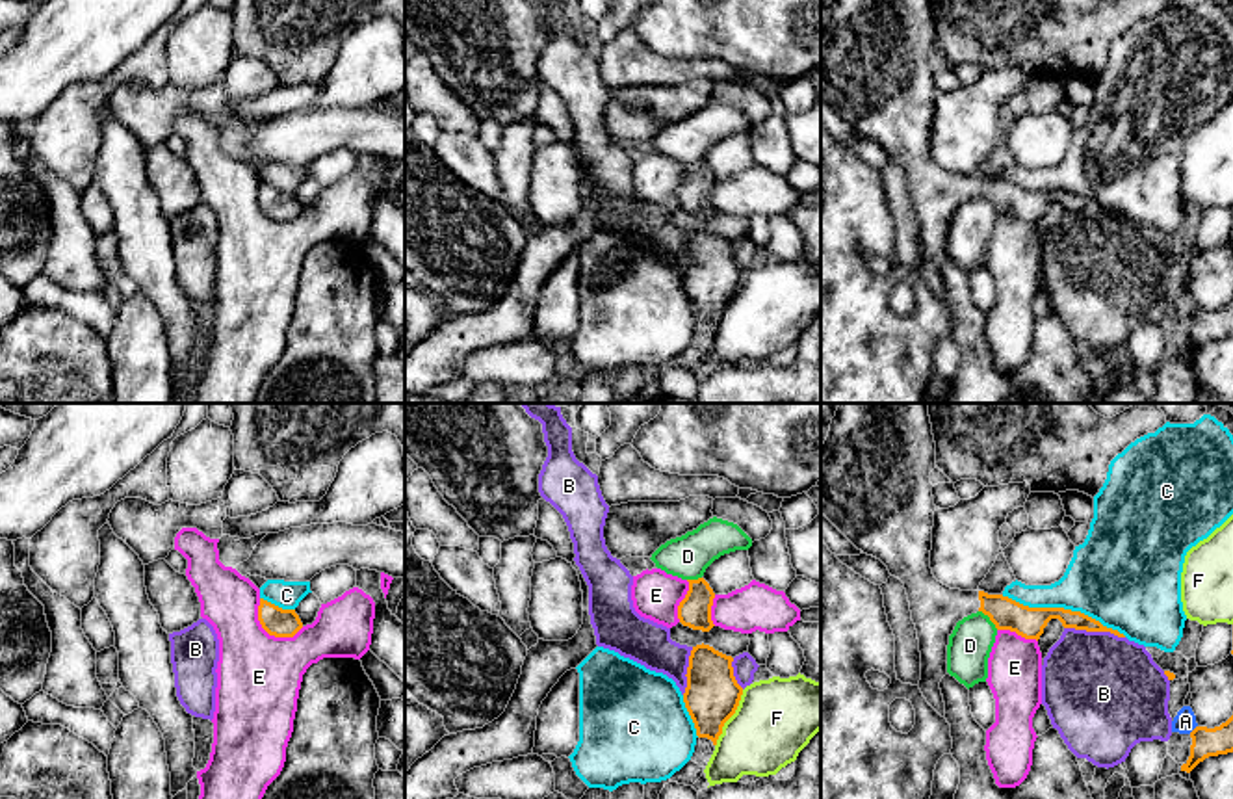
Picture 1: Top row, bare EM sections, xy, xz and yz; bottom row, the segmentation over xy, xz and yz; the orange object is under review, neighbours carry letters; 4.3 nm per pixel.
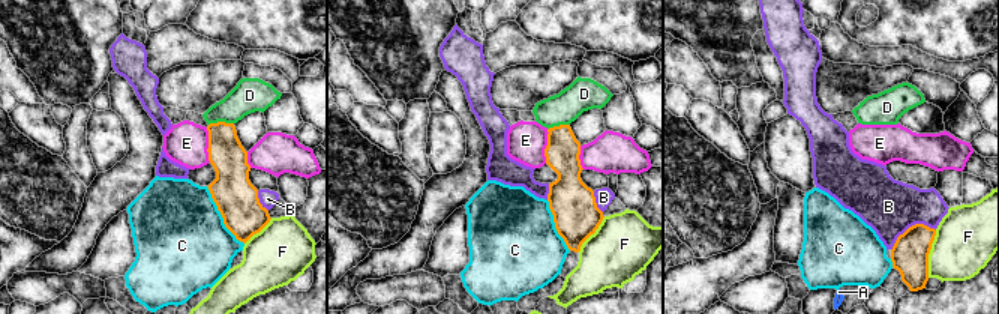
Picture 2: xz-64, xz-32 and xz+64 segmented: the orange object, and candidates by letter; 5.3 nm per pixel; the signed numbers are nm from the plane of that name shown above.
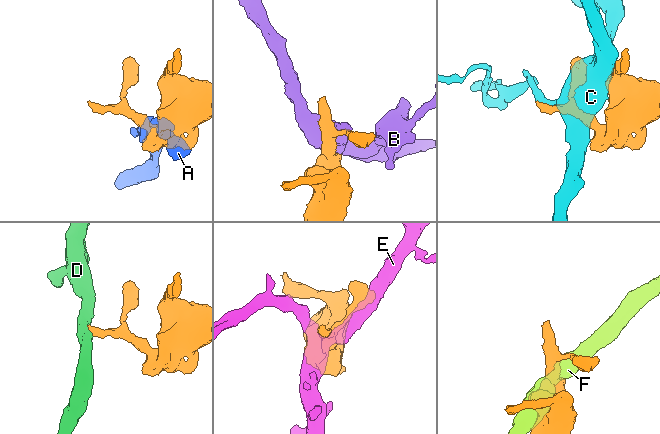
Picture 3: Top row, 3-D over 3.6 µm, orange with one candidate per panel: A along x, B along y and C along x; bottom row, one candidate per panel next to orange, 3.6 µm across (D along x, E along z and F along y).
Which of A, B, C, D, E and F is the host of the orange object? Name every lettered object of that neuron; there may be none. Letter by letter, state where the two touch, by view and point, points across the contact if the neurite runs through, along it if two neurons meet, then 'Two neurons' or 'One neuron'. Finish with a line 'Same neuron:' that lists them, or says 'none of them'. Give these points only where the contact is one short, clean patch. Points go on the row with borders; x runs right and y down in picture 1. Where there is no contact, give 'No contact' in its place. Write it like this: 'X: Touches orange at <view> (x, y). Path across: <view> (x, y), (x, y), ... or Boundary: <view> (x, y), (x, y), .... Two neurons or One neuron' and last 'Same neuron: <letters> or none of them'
A: Touches orange at yz (1194, 729). Boundary: yz (1196, 725), (1189, 733). Two neurons
B: Touches orange at yz (1094, 630). Two neurons
C: Touches orange at yz (1063, 608). Two neurons
D: Touches orange at yz (990, 619). Boundary: yz (979, 610), (998, 628). Two neurons
E: Touches orange at xy (270, 634). Boundary: xy (259, 599), (259, 623), (270, 634), (294, 636), (303, 627). Two neurons
F: Touches orange at xz (730, 716). Two neurons
Same neuron: none of them

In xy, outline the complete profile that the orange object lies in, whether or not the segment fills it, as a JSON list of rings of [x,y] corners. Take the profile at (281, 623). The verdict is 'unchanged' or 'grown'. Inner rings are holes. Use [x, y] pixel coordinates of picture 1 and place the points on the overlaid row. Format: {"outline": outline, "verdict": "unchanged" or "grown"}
{"outline": [[[260,598],[258,621],[275,637],[293,637],[303,628],[295,609],[282,609],[264,598]]], "verdict": "unchanged"}

